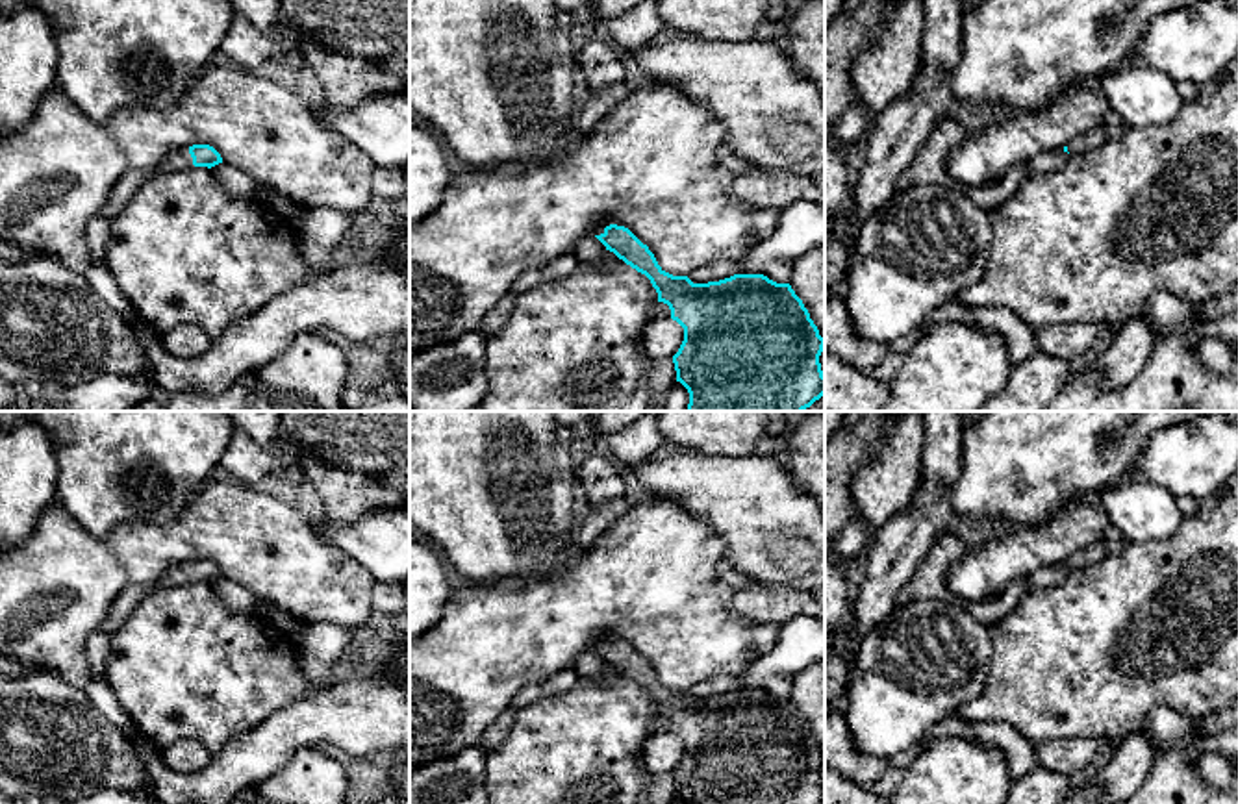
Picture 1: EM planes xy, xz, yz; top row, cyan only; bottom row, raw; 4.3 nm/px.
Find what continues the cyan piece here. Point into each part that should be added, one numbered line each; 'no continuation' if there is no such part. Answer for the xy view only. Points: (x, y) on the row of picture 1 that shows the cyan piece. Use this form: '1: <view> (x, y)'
1: xy (180, 160)

